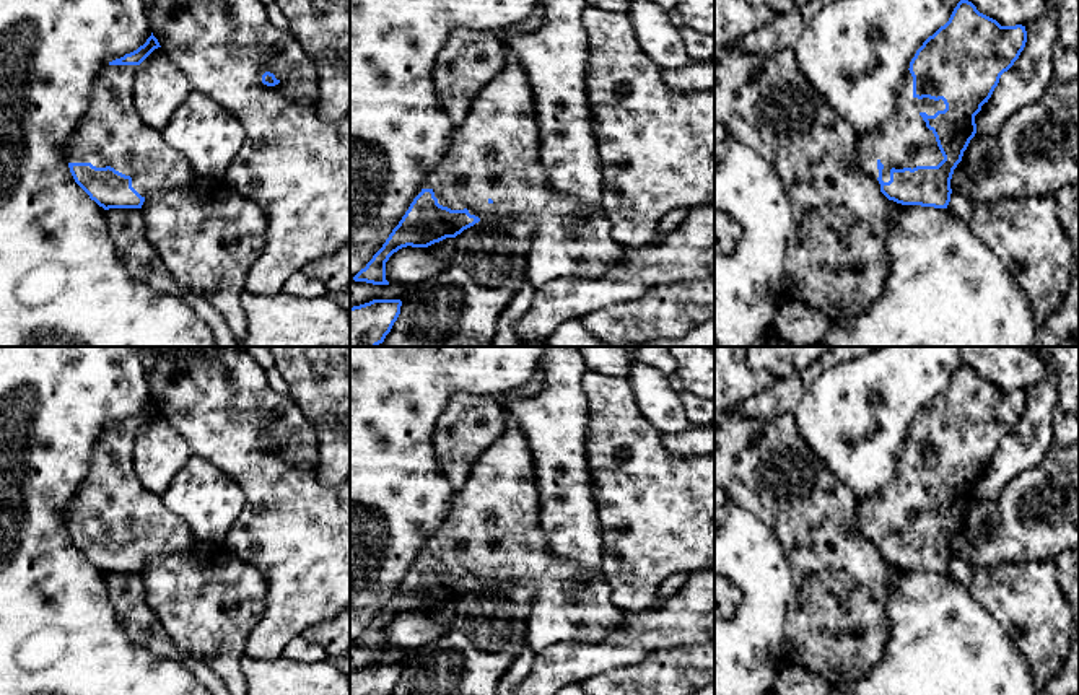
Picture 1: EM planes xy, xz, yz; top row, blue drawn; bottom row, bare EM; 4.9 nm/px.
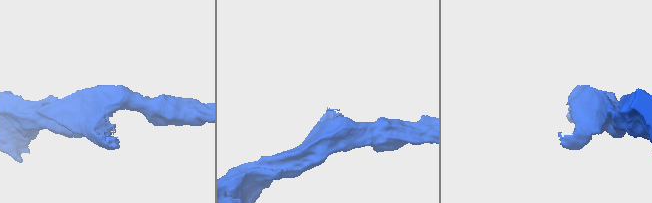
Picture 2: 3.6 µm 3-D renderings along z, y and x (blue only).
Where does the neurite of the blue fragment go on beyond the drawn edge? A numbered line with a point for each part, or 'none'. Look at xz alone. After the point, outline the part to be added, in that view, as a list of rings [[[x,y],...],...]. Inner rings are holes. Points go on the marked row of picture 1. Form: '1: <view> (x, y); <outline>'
1: xz (495, 153); [[[506,47],[505,67],[477,94],[465,120],[456,127],[452,145],[438,168],[425,179],[417,195],[431,189],[438,203],[451,210],[467,208],[480,221],[526,221],[539,228],[527,256],[527,282],[539,288],[557,277],[599,277],[614,265],[625,247],[612,238],[612,225],[602,205],[591,205],[568,195],[557,195],[548,187],[548,176],[540,163],[540,133],[535,117],[535,98],[529,75],[516,54]],[[415,195],[415,197],[417,197]]]

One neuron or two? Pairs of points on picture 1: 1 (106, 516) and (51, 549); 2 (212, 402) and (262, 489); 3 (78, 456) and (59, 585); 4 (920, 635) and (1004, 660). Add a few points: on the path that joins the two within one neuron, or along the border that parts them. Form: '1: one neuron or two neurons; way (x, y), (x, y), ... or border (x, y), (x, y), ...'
1: two neurons; border (70, 498), (65, 508), (69, 536), (95, 567)
2: one neuron; way (225, 422), (238, 453), (253, 467)
3: one neuron; way (48, 489), (48, 552)
4: one neuron; way (941, 648), (952, 660), (983, 660)

